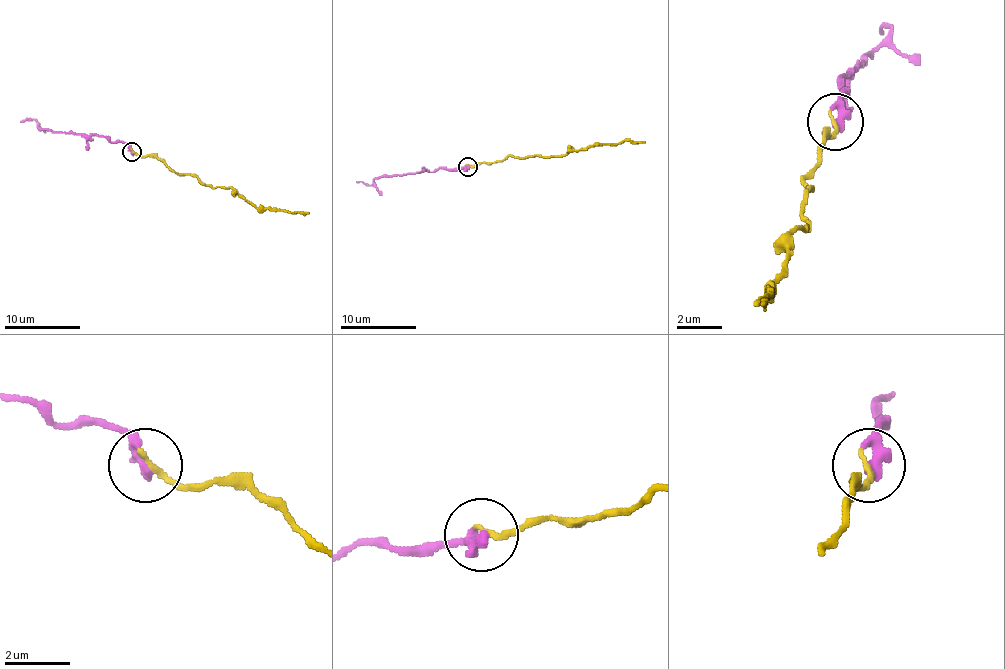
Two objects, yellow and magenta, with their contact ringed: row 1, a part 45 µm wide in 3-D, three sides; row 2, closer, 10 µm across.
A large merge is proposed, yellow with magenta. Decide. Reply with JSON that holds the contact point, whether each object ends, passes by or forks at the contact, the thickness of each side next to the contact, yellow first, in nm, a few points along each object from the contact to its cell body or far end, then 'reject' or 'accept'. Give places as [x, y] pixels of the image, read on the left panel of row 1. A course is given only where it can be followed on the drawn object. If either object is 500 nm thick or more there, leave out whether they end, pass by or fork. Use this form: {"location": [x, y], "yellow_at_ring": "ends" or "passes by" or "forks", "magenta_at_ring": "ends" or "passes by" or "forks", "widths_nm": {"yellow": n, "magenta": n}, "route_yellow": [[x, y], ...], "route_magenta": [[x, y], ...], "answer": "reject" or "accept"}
{"location": [132, 151], "yellow_at_ring": "ends", "magenta_at_ring": "ends", "widths_nm": {"yellow": 190, "magenta": 400}, "route_yellow": [[132, 151], [142, 157], [161, 158], [174, 172], [191, 174], [206, 185], [229, 187], [258, 208], [309, 214]], "route_magenta": [[132, 151], [126, 143], [109, 141], [104, 136], [41, 130], [33, 119], [20, 122]], "answer": "accept"}

